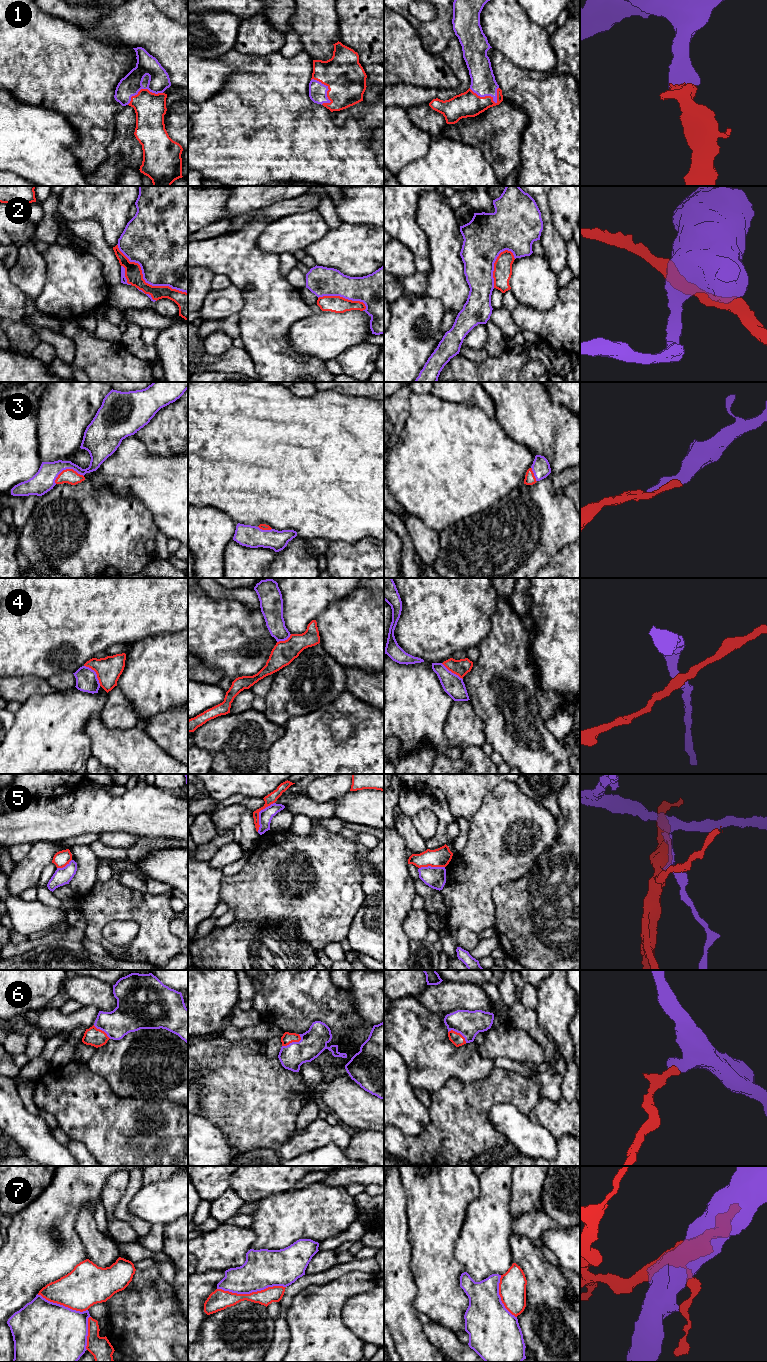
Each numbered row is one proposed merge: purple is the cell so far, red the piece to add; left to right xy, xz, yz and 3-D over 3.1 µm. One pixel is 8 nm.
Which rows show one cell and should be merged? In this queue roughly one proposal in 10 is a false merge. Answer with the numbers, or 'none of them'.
1, 2, 3, 6

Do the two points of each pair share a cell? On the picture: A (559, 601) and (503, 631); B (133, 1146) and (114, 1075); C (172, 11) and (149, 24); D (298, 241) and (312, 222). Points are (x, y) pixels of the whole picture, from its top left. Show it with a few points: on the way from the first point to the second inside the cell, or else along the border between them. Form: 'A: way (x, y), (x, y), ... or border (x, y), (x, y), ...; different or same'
A: border (524, 621), (526, 626); different
B: border (104, 1079), (119, 1096), (143, 1099); different
C: border (159, 10), (177, 22); different
D: way (298, 236), (307, 227); same

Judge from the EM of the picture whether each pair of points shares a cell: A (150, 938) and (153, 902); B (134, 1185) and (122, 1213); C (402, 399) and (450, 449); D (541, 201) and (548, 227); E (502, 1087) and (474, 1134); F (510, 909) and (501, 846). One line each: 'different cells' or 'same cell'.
A: same cell
B: same cell
C: different cells
D: same cell
E: same cell
F: different cells

